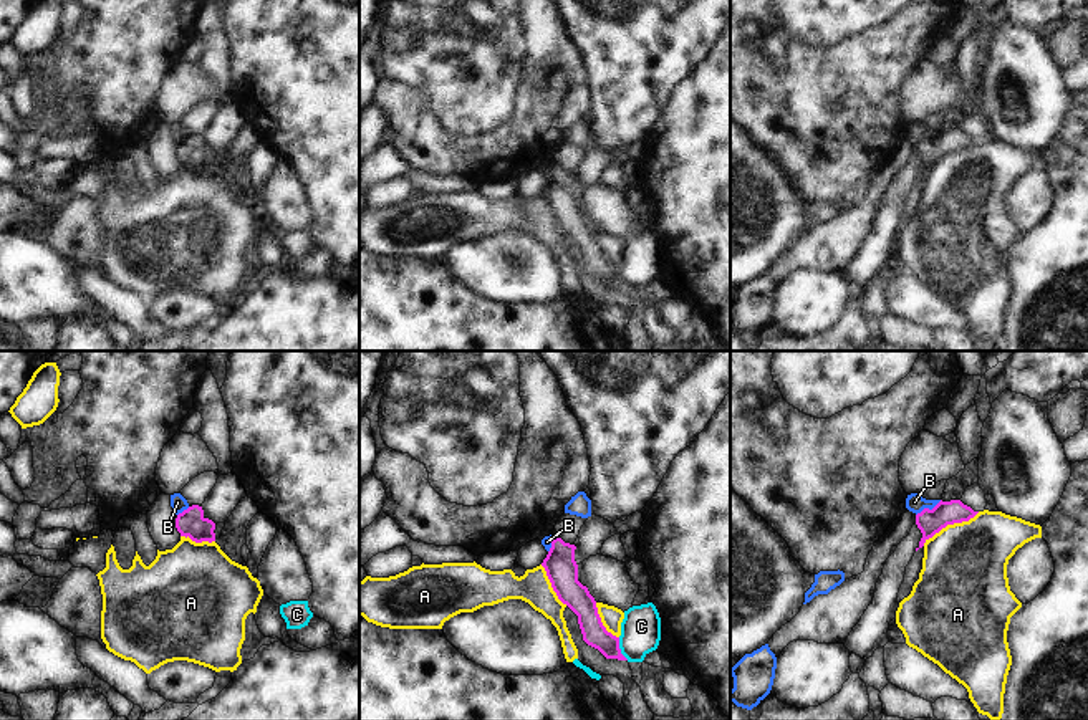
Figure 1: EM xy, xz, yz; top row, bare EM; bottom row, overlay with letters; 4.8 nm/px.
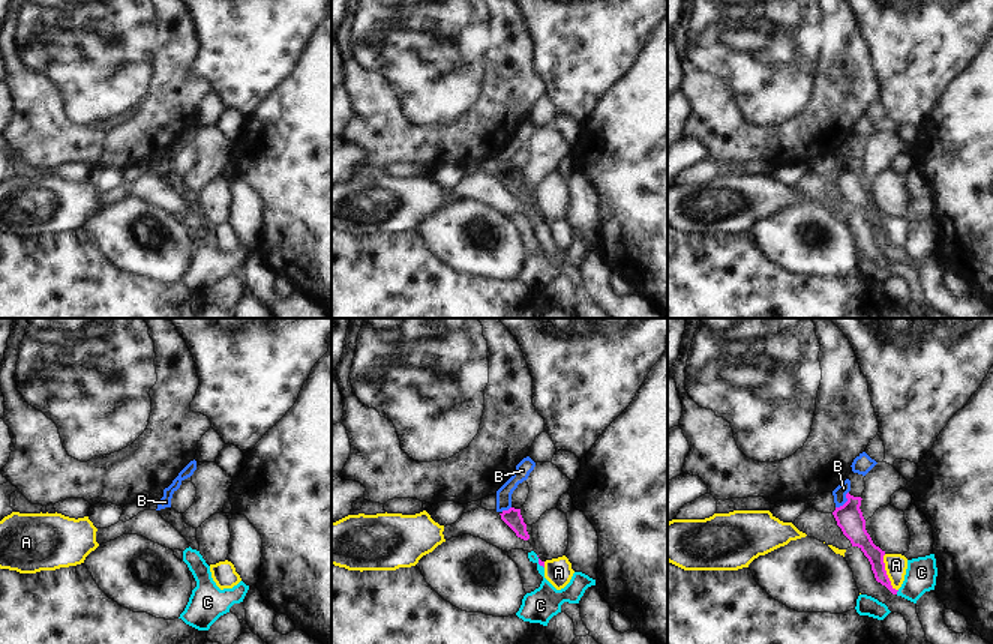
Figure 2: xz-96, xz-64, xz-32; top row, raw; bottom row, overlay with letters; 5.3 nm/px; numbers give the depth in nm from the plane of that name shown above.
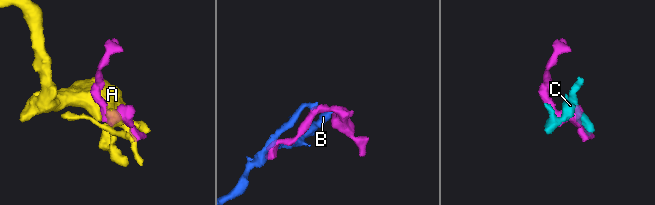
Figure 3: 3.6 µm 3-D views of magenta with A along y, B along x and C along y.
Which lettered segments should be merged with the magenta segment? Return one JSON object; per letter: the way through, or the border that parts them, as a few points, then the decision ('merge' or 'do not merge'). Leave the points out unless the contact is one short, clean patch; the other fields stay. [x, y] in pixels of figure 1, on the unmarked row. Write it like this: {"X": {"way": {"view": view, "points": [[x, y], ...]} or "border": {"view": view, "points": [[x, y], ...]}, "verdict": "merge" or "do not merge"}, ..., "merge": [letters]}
{"A": {"verdict": "do not merge"}, "B": {"border": {"view": "yz", "points": [[941, 129], [916, 144]]}, "verdict": "do not merge"}, "C": {"verdict": "do not merge"}, "merge": []}

